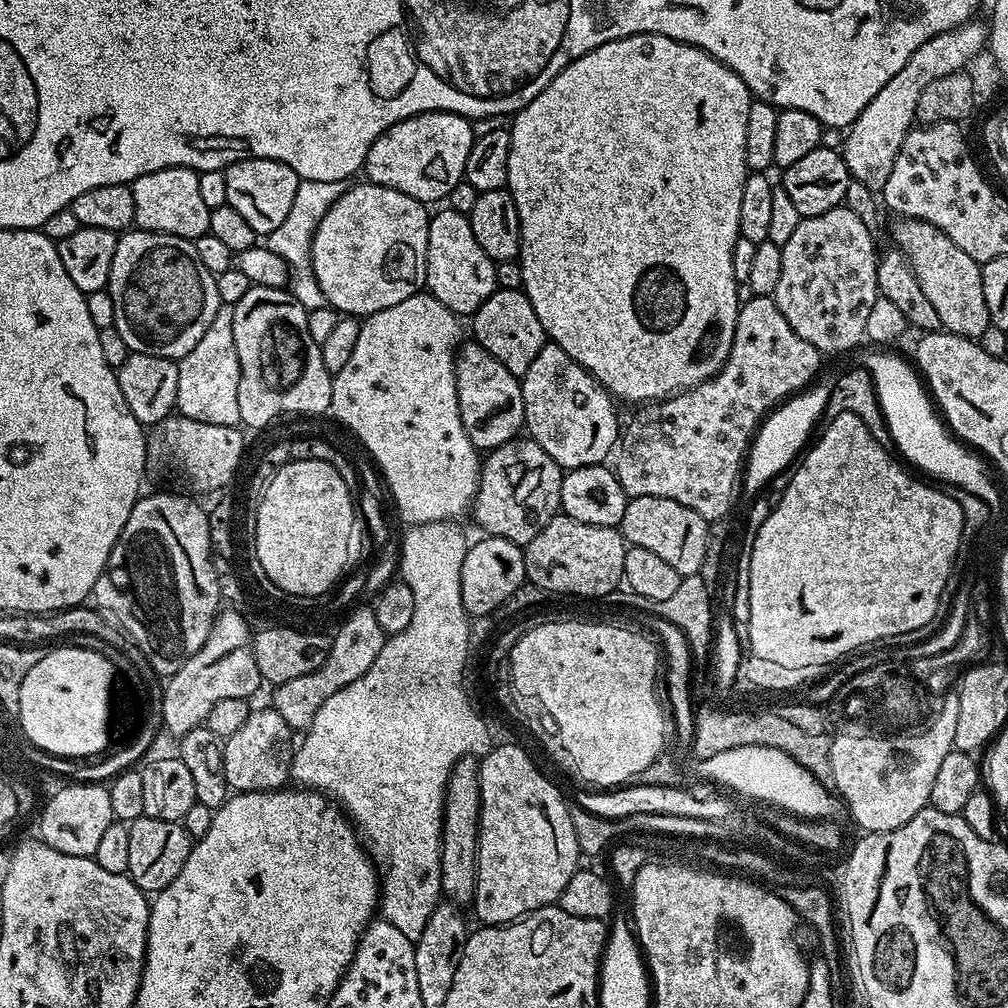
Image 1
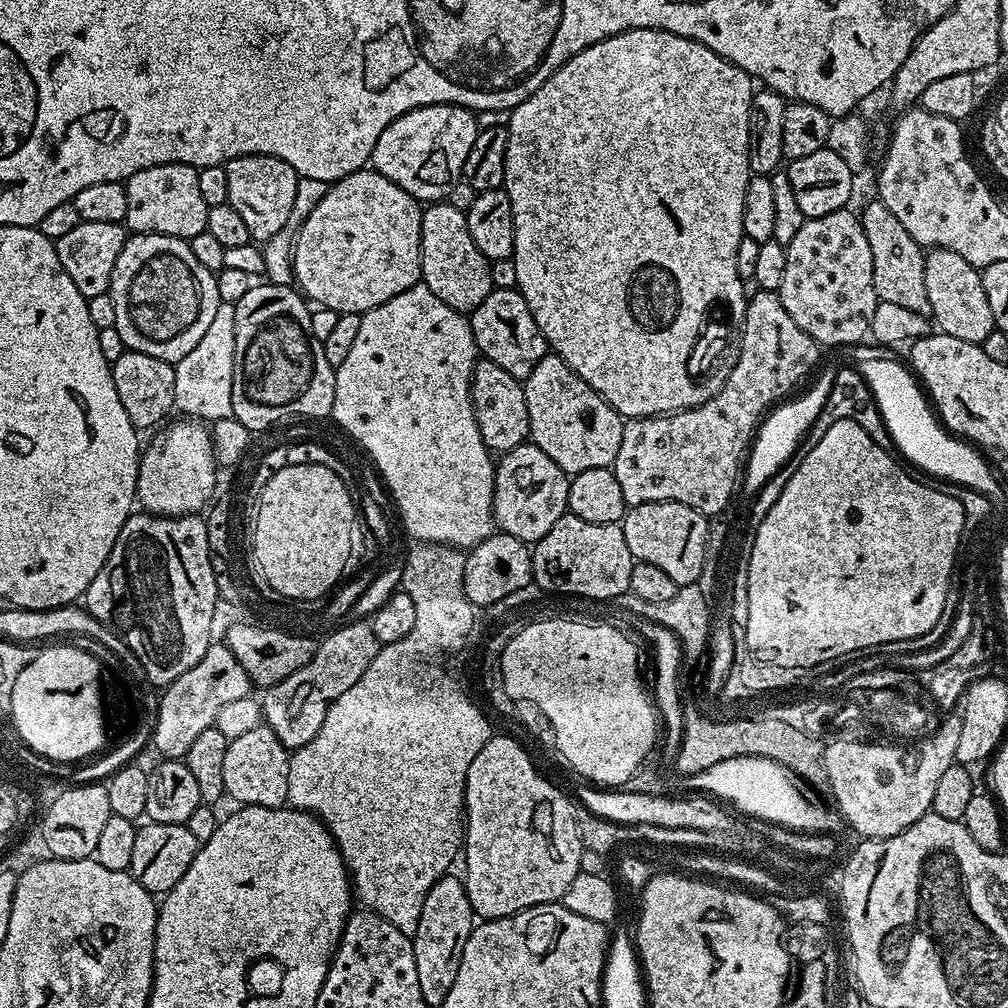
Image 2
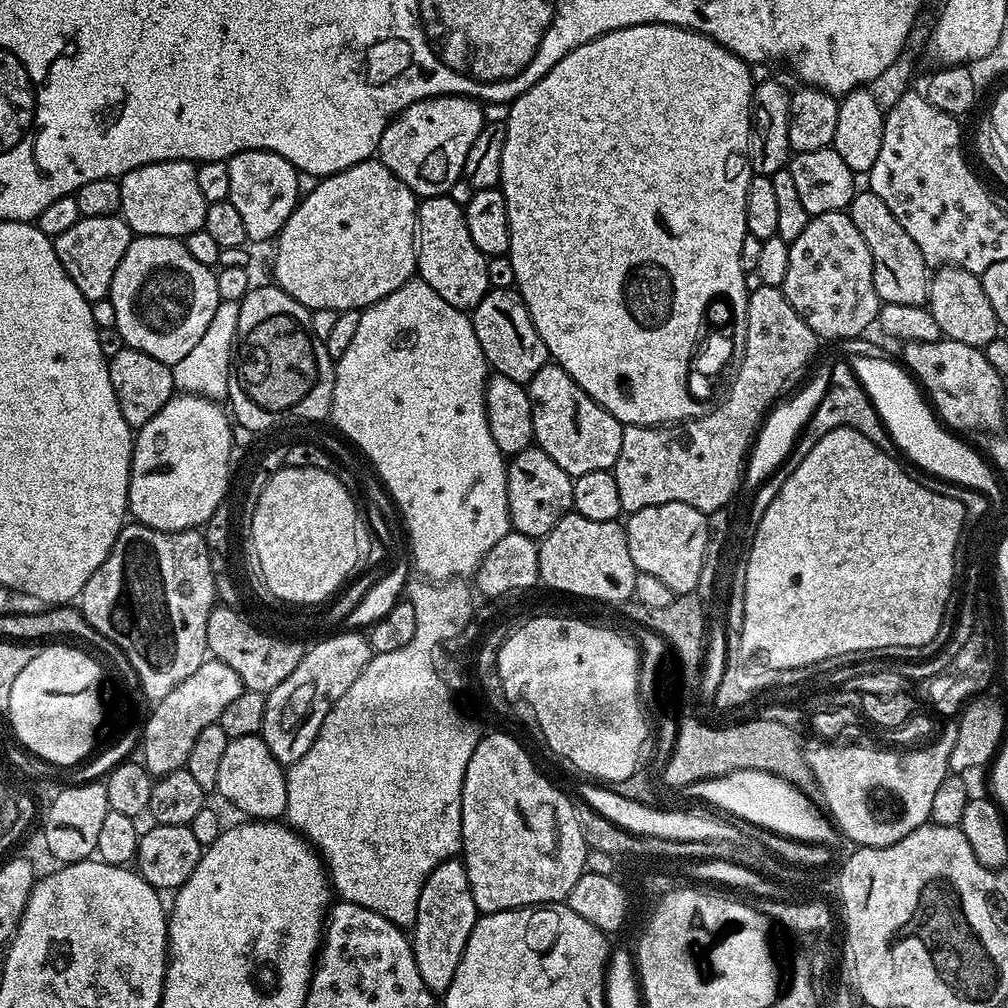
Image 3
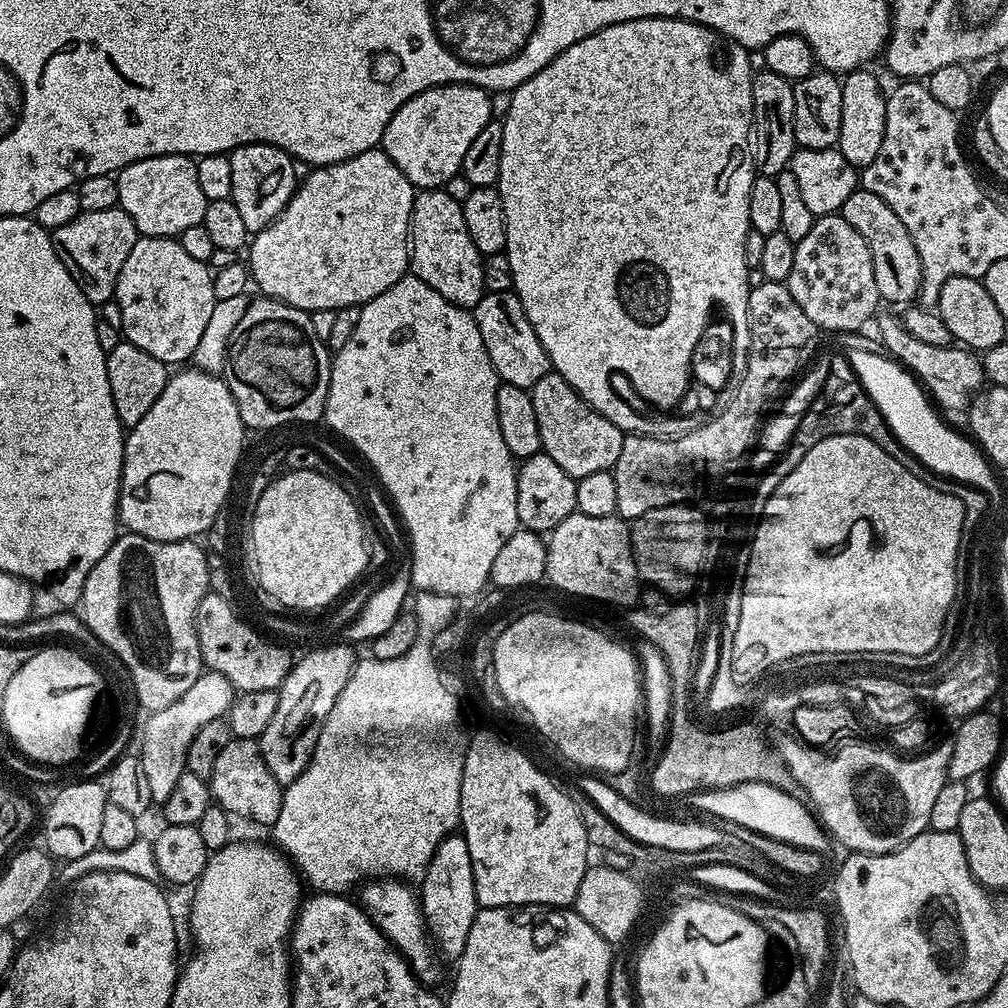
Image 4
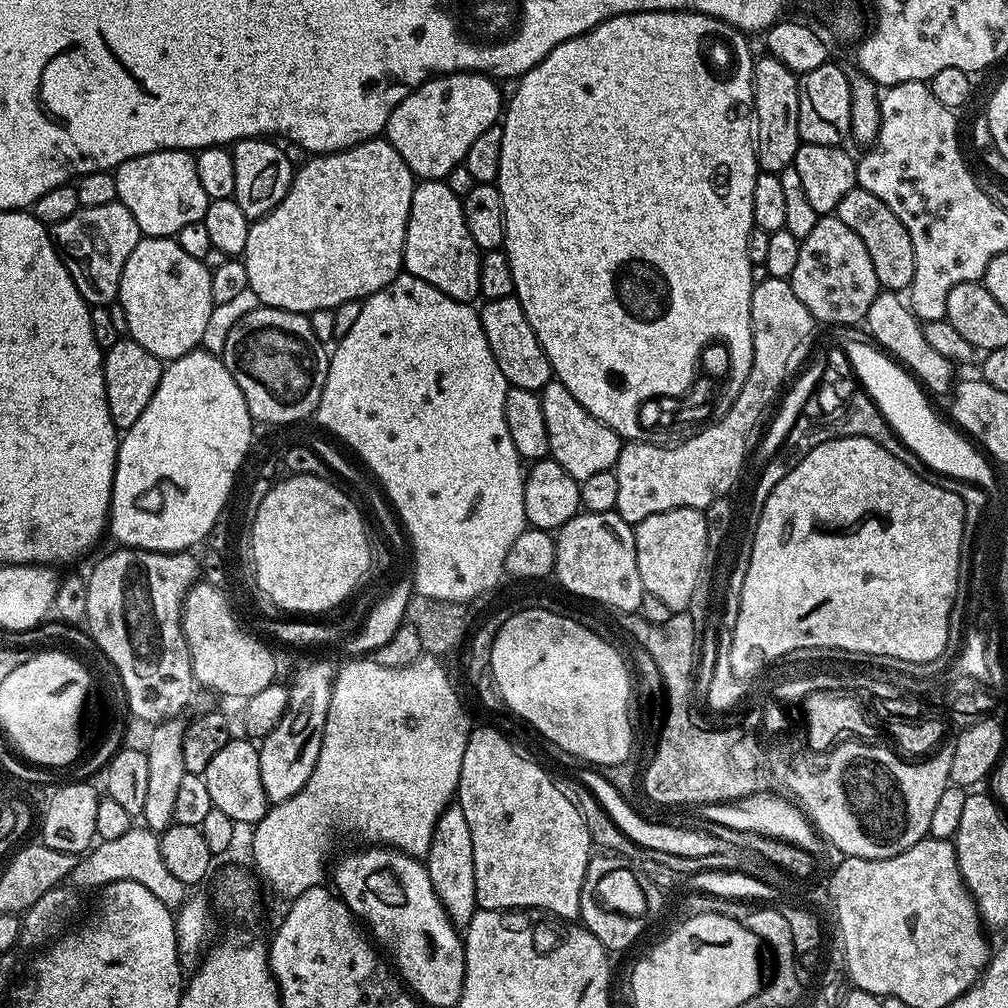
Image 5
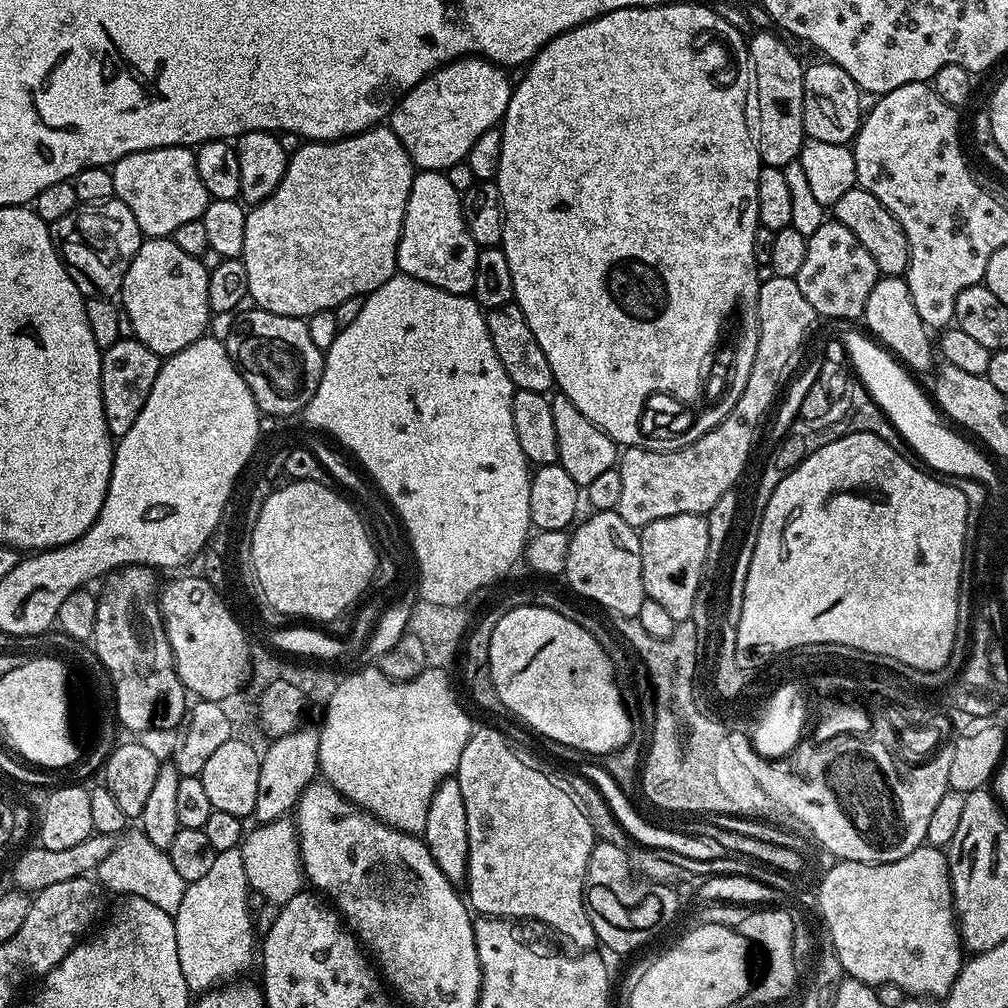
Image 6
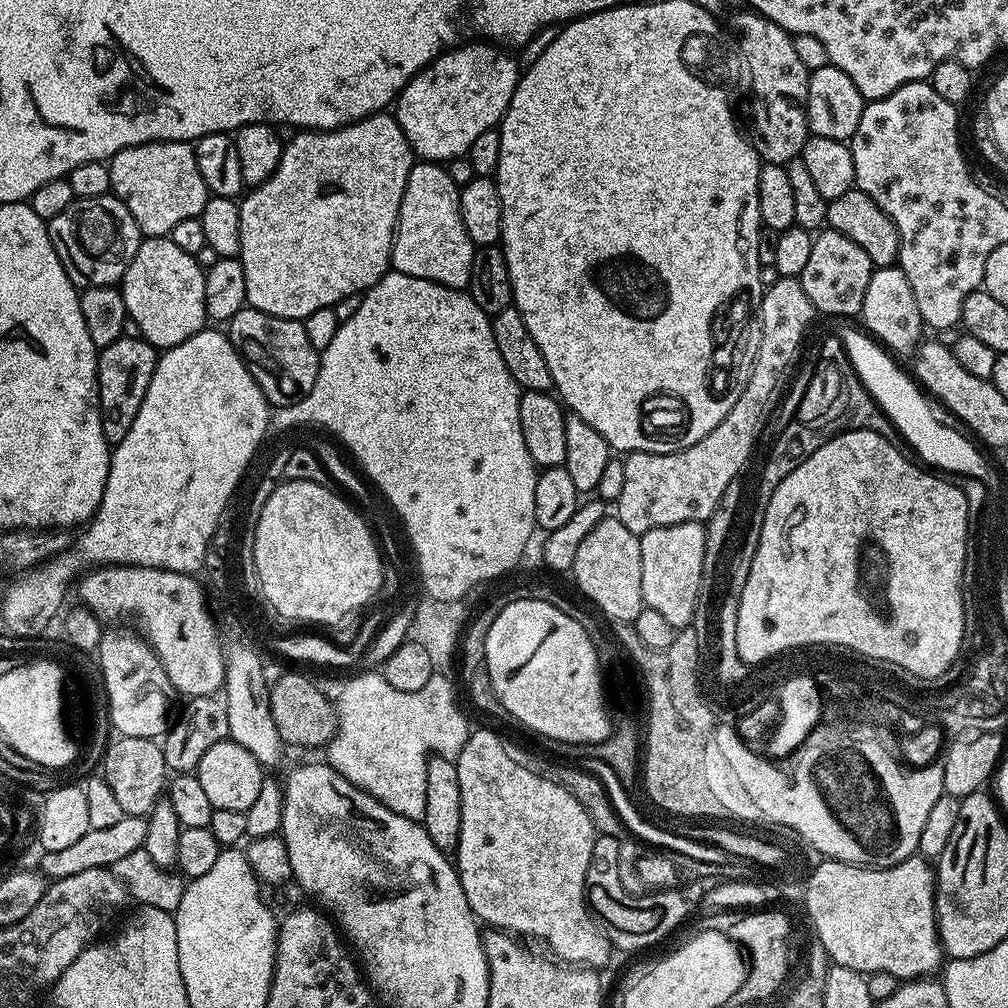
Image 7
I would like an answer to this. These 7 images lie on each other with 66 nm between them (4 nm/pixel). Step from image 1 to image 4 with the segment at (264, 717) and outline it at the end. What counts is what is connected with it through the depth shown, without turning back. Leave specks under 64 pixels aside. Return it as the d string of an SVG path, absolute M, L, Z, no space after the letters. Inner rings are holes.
M235 738L218 754L218 762L214 762L214 774L210 781L212 799L221 808L225 808L229 816L244 820L253 820L256 824L271 826L278 818L280 803L284 797L282 786L270 774L266 762L260 753L260 745L254 740L237 740Z

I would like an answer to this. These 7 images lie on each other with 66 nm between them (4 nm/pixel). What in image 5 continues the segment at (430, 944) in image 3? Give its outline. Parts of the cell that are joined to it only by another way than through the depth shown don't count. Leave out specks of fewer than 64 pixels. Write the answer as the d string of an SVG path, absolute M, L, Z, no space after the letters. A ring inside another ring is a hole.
M459 803L449 804L438 818L434 834L430 838L426 867L434 890L452 923L467 926L472 915L478 911L474 886L474 838L470 838L470 826L466 822L466 814L462 814Z

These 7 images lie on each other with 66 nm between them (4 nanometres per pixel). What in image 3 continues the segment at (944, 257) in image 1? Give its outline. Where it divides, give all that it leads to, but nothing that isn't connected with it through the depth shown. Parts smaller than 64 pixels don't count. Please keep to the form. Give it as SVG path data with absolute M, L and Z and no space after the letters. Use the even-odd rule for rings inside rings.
M940 266L931 273L928 282L929 308L934 314L934 322L938 322L941 333L947 339L966 342L970 346L983 349L985 344L997 339L1002 325L994 314L994 306L990 306L990 298L986 298L986 290L982 290L982 282L975 272L967 272L961 268Z

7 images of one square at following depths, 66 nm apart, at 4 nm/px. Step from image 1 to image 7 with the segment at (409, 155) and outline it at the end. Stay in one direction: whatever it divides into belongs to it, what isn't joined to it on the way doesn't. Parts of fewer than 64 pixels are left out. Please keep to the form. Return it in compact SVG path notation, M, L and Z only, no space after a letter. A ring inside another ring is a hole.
M492 42L461 43L441 51L401 90L394 101L394 115L421 161L447 162L463 157L478 134L496 128L503 120L522 75L521 65L516 65L508 52Z

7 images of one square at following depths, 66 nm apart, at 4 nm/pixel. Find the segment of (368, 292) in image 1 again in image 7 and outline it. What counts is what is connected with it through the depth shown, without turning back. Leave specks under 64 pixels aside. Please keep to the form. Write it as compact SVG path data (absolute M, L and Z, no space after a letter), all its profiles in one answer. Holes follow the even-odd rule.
M387 111L375 112L373 116L356 120L353 124L343 124L341 128L331 128L329 132L300 130L293 141L284 145L284 153L274 174L270 174L270 178L266 178L266 182L255 185L239 201L240 255L238 259L242 270L246 270L248 304L271 316L303 322L310 314L314 314L314 310L335 308L337 302L342 298L346 298L350 294L363 294L369 288L374 287L390 271L392 240L396 236L396 223L400 217L402 194L406 190L406 178L410 174L413 163L414 153L410 142L406 138L406 134L402 134L402 126L396 121L395 115L389 114Z

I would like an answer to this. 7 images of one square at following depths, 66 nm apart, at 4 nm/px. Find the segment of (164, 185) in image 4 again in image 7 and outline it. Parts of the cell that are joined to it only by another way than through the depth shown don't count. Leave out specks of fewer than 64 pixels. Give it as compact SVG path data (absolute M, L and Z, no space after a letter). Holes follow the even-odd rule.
M155 140L153 144L135 144L123 148L112 157L108 169L112 183L111 195L117 196L126 206L126 210L130 210L134 222L145 237L168 236L174 226L178 226L178 222L199 217L210 198L206 182L202 182L202 174L198 174L193 145L182 140Z

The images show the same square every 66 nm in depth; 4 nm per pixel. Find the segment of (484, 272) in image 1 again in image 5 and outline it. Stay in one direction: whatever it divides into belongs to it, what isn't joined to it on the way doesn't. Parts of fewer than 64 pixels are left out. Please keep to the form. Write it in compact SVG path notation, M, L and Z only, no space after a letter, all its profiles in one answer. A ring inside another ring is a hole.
M420 180L410 202L403 271L409 272L414 278L422 278L422 282L430 282L430 286L442 290L442 294L450 298L461 300L463 304L472 304L480 296L478 270L481 255L481 249L477 248L474 238L470 238L470 230L466 230L461 197L456 196L454 190L450 190L450 186L444 180Z

